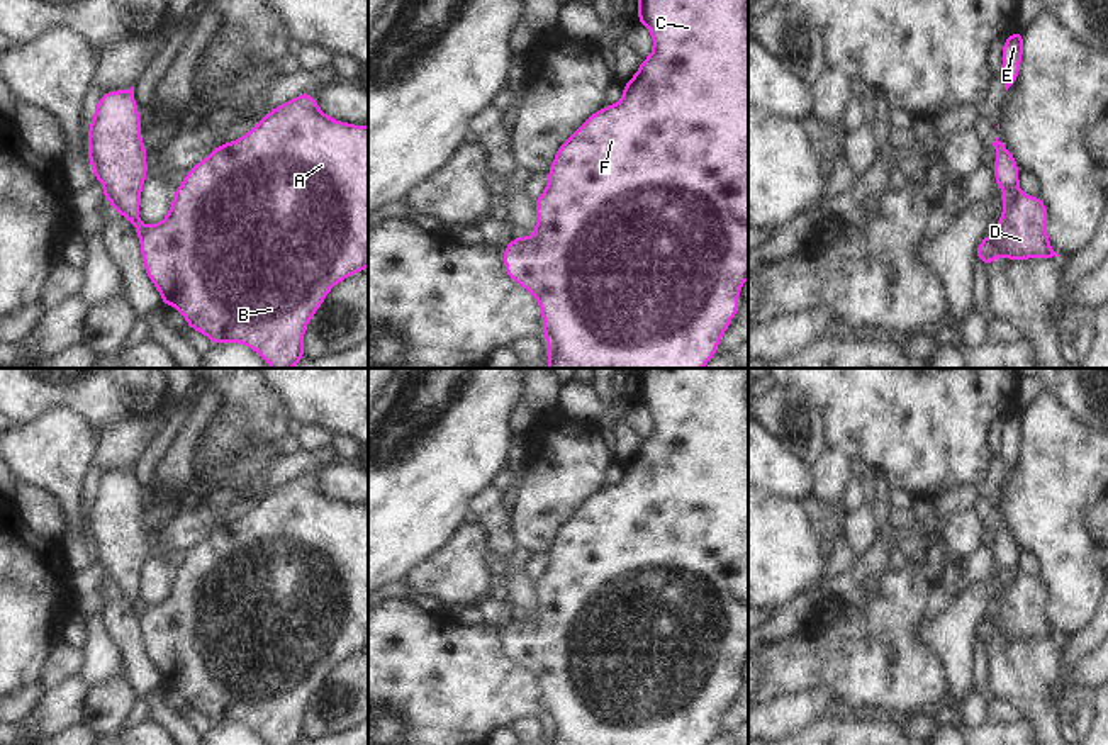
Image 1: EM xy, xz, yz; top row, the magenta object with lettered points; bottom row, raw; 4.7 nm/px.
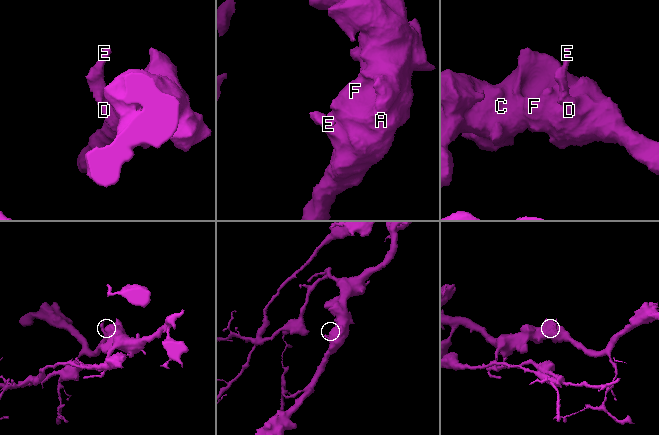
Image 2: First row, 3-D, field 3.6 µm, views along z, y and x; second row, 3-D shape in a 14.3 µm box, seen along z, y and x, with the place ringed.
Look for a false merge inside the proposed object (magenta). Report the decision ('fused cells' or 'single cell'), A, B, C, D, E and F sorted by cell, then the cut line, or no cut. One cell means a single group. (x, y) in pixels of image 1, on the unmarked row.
single cell; A B C D E F; no cut

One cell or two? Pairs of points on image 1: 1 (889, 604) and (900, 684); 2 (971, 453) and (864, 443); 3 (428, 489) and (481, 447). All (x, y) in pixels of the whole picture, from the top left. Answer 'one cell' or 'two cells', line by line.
1: one cell
2: one cell
3: one cell

